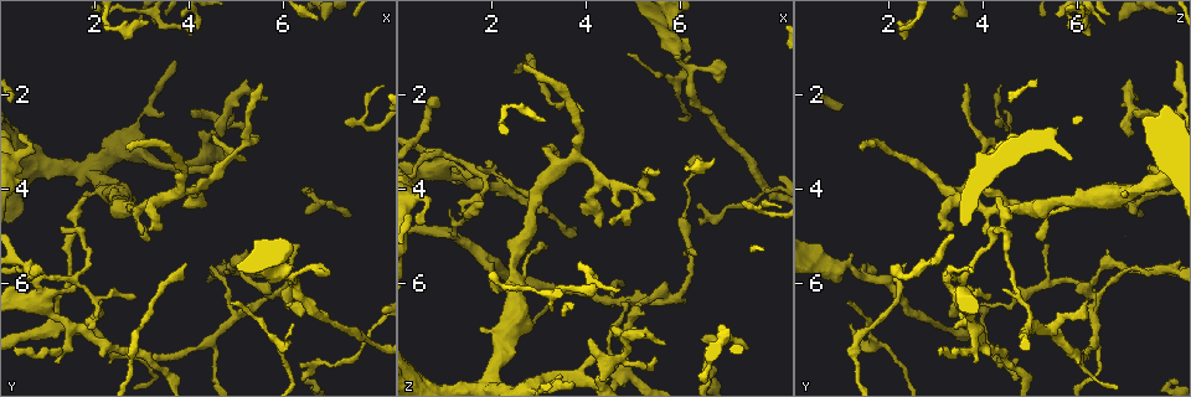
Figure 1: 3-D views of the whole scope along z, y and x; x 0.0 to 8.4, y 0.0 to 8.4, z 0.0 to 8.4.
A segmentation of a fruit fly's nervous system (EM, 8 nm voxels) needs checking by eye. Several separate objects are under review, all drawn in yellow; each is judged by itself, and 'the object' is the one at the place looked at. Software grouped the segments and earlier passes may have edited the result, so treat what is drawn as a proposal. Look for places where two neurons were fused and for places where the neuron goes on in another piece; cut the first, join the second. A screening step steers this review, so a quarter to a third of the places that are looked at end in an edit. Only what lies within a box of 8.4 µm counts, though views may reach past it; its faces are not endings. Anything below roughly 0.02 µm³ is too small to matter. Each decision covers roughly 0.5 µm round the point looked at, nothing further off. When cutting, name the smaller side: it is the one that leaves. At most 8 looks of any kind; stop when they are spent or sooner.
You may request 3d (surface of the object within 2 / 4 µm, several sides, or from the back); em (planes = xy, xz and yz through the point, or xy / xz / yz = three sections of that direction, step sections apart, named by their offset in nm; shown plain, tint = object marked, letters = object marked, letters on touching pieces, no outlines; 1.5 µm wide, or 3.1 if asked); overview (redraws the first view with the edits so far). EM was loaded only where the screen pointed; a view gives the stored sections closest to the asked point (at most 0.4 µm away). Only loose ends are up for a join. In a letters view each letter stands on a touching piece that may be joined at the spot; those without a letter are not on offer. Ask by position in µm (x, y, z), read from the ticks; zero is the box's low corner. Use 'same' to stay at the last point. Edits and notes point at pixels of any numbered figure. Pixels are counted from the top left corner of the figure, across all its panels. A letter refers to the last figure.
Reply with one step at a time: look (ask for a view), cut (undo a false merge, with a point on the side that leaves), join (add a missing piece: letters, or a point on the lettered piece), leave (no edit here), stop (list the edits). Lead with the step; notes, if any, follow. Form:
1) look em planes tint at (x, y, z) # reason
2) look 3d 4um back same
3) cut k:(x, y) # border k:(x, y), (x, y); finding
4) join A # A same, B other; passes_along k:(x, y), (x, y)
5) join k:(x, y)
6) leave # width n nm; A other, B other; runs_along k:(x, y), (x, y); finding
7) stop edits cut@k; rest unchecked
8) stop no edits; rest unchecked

look 3d 2um at (5.70, 2.10, 7.30) # branch stops here

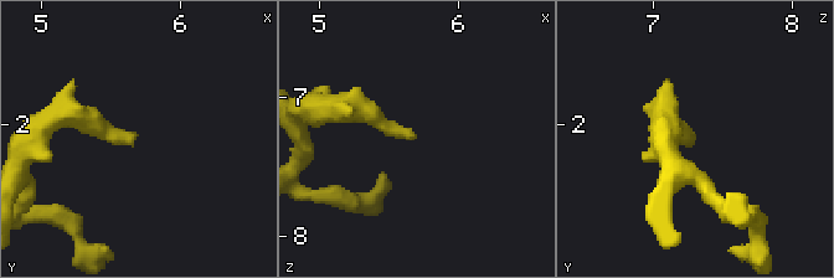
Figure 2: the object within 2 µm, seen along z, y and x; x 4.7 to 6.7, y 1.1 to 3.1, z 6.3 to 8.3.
look em planes plain at (5.70, 2.08, 7.28) # shape alone is not enough

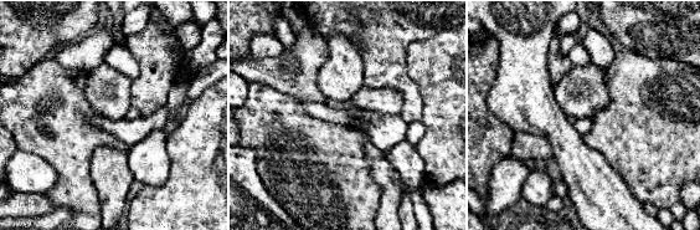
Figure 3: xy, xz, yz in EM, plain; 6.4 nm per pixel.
look em planes letters same # what lies round it

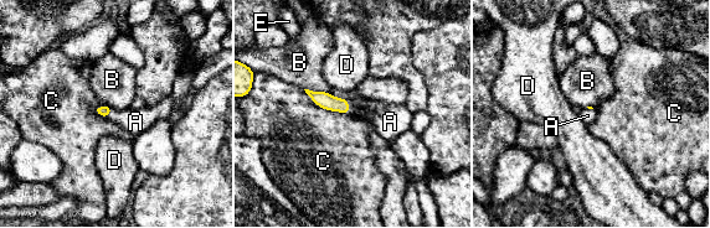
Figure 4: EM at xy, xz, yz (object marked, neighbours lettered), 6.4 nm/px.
join A # longest_contact C 340 nm; A same, B other, C other, D other, E other; the neuron continues

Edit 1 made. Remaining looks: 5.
look overview # see it whole again

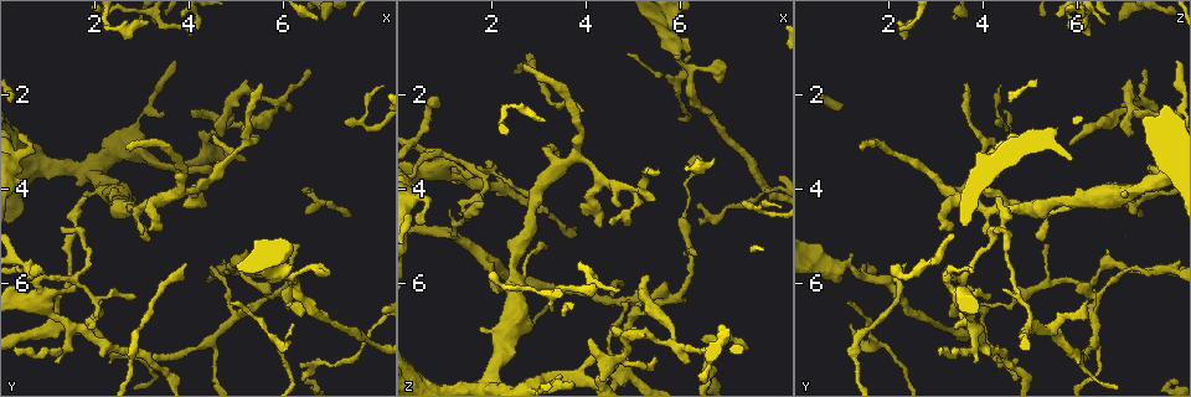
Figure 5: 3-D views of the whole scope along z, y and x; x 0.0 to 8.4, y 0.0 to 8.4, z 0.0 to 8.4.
look 3d 2um at (7.65, 7.15, 3.90) # abrupt turn

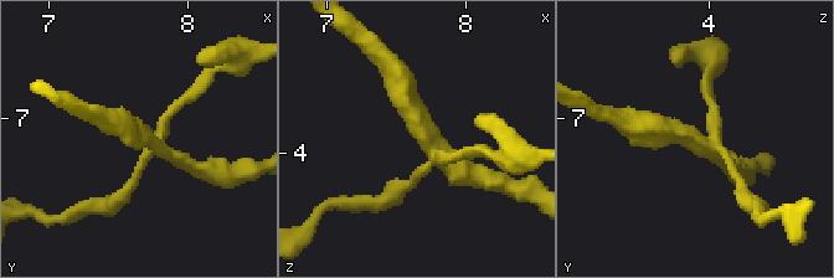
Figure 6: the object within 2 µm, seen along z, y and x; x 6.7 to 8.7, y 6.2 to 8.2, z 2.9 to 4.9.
look em planes letters at (7.70, 7.12, 3.90) # now the EM

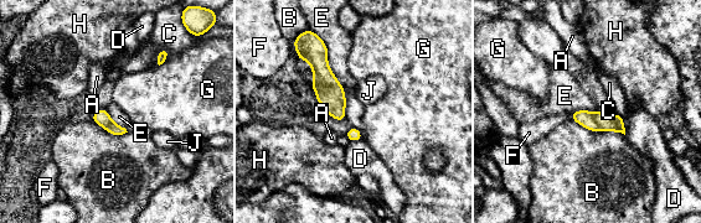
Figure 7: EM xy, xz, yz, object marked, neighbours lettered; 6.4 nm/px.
cut 7:(618, 119) # A other, B other, C other, D other, E other, F other, G other, H other, J other; arms 4; border 7:(612, 118), (620, 131); a second neuron is stuck on

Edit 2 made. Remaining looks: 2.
look em planes letters at (5.65, 6.30, 6.35) # three arms meet

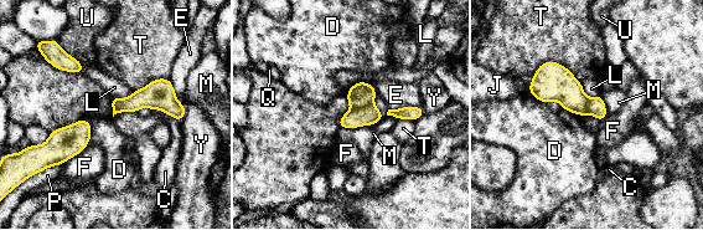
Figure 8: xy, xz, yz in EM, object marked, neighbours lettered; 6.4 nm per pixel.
cut 8:(370, 114) # C other, D other, E other, F other, J other, L other, M other, P other, Q other, T other, U other, Y other; border 8:(372, 101), (365, 106), (351, 108); two neurons meet here

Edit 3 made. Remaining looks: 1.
stop edits join@4, cut@7, cut@8; rest unchecked

